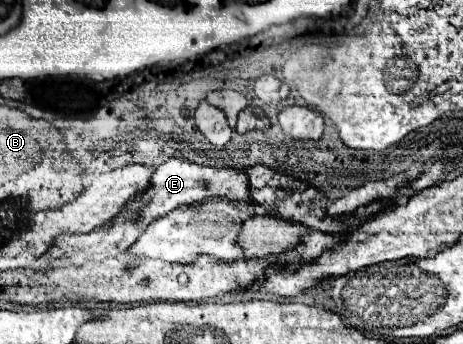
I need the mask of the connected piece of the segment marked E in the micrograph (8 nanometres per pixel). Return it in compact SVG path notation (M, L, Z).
M169 159L167 163L155 169L149 189L145 193L139 193L137 199L129 201L129 205L125 205L125 209L121 209L121 213L113 217L109 223L85 235L71 233L71 235L57 237L53 247L43 257L43 267L51 267L51 259L55 261L55 259L65 259L65 257L69 265L83 265L87 261L103 261L103 259L115 257L121 251L129 249L141 237L141 233L145 233L149 221L163 217L165 213L177 209L179 205L189 205L195 201L211 199L211 197L227 197L231 201L249 203L249 183L247 183L245 171L241 167L217 169L217 167L207 167L207 165L195 165L185 159Z

